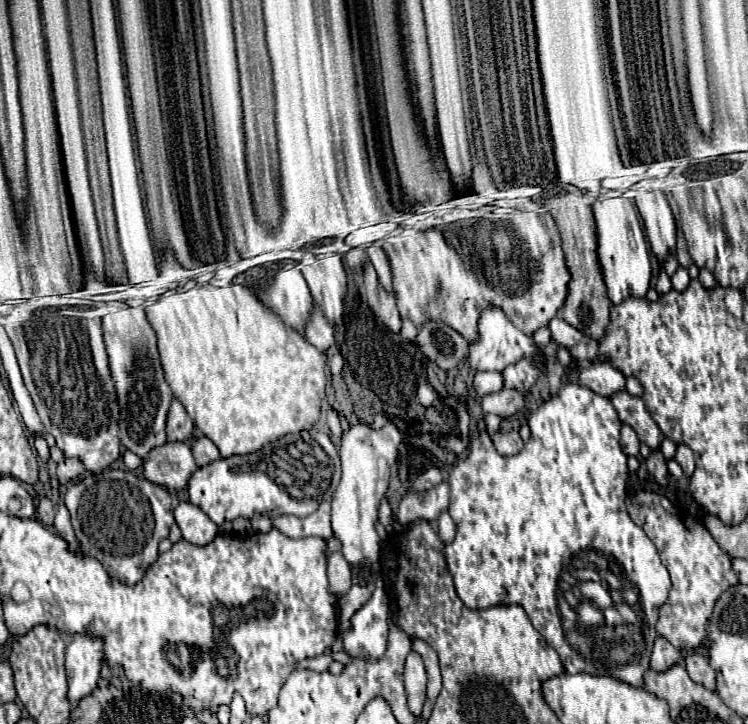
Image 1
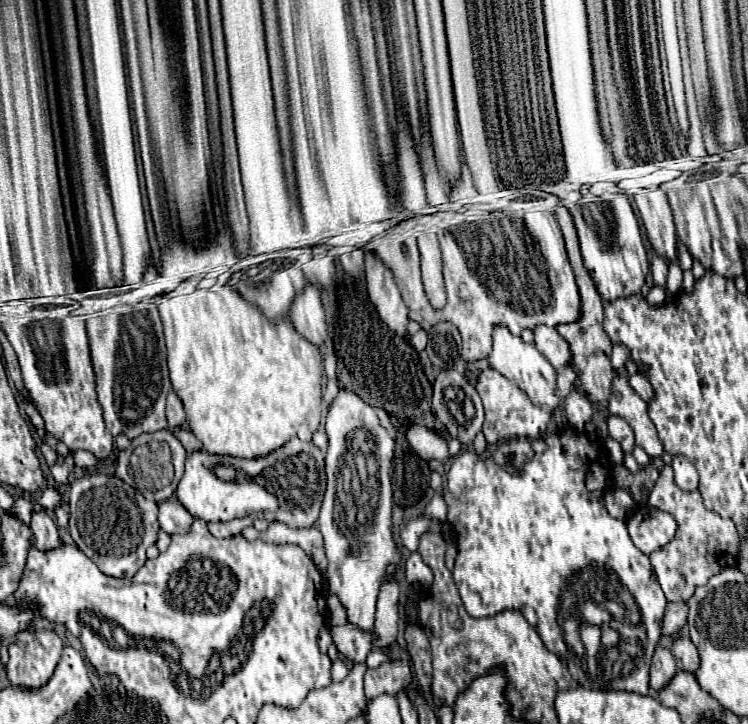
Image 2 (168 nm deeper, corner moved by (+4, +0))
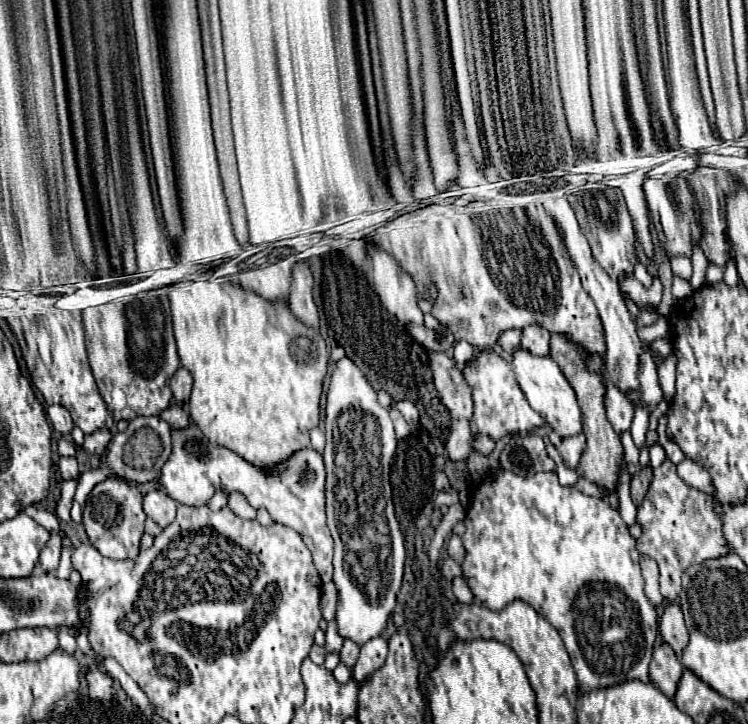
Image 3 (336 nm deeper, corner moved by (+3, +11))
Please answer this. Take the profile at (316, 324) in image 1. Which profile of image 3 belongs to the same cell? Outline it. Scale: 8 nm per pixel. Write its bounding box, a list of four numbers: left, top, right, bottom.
[290,261,318,329]

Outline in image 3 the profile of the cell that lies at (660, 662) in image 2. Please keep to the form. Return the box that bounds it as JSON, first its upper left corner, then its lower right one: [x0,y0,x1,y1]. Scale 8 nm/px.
[650,643,682,697]

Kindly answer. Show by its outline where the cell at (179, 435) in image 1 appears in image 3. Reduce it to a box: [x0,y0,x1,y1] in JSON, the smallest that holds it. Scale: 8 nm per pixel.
[170,367,192,405]

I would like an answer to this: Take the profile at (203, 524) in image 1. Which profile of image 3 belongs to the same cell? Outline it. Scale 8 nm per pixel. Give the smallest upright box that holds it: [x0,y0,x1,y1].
[144,489,176,527]

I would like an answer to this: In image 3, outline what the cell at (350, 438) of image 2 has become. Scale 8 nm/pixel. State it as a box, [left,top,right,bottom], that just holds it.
[322,357,406,645]

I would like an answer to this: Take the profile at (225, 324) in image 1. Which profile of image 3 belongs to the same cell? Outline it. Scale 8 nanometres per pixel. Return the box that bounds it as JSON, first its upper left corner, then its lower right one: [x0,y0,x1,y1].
[168,283,328,467]

